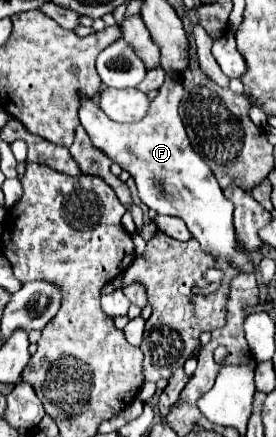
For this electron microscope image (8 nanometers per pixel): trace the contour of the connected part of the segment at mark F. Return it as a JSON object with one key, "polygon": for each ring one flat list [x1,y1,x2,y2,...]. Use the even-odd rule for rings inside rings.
{"polygon":[[168,74,166,82,162,84,162,88,158,92,158,96,150,104,150,112,148,112,148,118,144,118,144,122,116,124,92,100,84,100,82,102,82,106,80,106,80,122,82,122,84,130,88,132,90,140,96,144,96,148,100,148,104,154,108,154,112,158,112,162,120,164,134,178,134,182,138,186,138,196,150,210,156,210,158,214,182,218,186,222,192,238,196,238,200,242,204,252,210,252,212,256,228,258,234,264,234,268,238,268,240,272,252,272,254,270,252,268,252,258,248,254,244,254,242,248,238,248,238,242,234,238,232,202,228,202,228,198,224,198,214,174,208,170,206,162,192,150,192,146,188,142,186,130,184,130,182,120,178,116,178,104,180,104,182,92,184,90,180,86,178,74]]}

